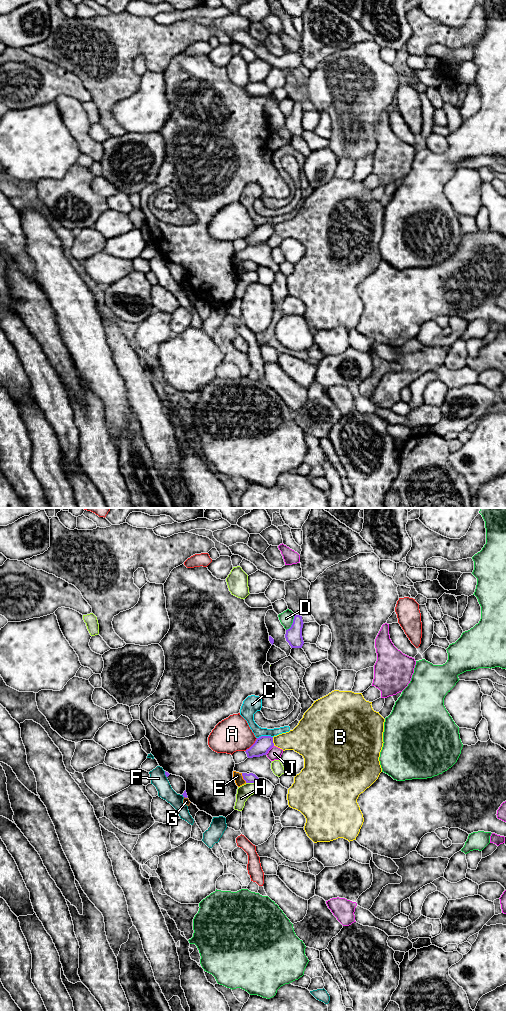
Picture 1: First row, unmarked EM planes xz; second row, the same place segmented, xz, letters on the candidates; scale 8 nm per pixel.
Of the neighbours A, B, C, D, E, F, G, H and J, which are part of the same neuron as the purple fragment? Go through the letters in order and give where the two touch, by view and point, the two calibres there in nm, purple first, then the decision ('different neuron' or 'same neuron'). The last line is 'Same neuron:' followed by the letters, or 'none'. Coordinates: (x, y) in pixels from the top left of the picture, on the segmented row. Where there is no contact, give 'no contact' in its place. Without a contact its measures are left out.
A: meets purple in xz at (252, 745); 140 nm thick on the purple side, 280 nm on the other; different neuron
B: meets purple in xz at (272, 741); 140 nm thick on the purple side, 240 nm on the other; different neuron
C: meets purple in xz at (264, 736); 140 nm thick on the purple side, 120 nm on the other; different neuron
D: meets purple in xz at (292, 623); 130 nm thick on the purple side, 110 nm on the other; different neuron
E: meets purple in xz at (243, 778); 80 nm thick on the purple side, 70 nm on the other; different neuron
F: meets purple in xz at (165, 774); 40 nm thick on the purple side, 130 nm on the other; different neuron
G: meets purple in xz at (185, 797); 40 nm thick on the purple side, 50 nm on the other; different neuron
H: meets purple in xz at (251, 782); 80 nm thick on the purple side, 110 nm on the other; different neuron
J: meets purple in xz at (269, 749); 140 nm thick on the purple side, 100 nm on the other; different neuron
Same neuron: none

